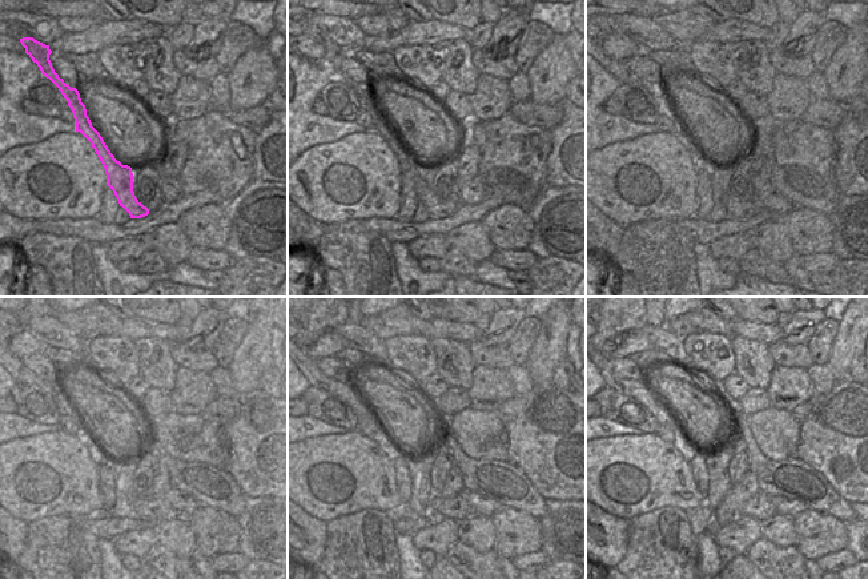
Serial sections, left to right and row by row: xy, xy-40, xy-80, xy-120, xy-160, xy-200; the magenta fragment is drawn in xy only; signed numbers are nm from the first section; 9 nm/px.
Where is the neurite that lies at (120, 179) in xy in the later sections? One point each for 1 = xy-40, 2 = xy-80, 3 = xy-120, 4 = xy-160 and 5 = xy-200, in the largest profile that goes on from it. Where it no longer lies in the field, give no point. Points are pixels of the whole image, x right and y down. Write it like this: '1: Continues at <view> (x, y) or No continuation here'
1: Continues at xy-40 (370, 104)
2: Continues at xy-80 (660, 91)
3: Continues at xy-120 (156, 509)
4: Continues at xy-160 (457, 507)
5: Continues at xy-200 (759, 507).

